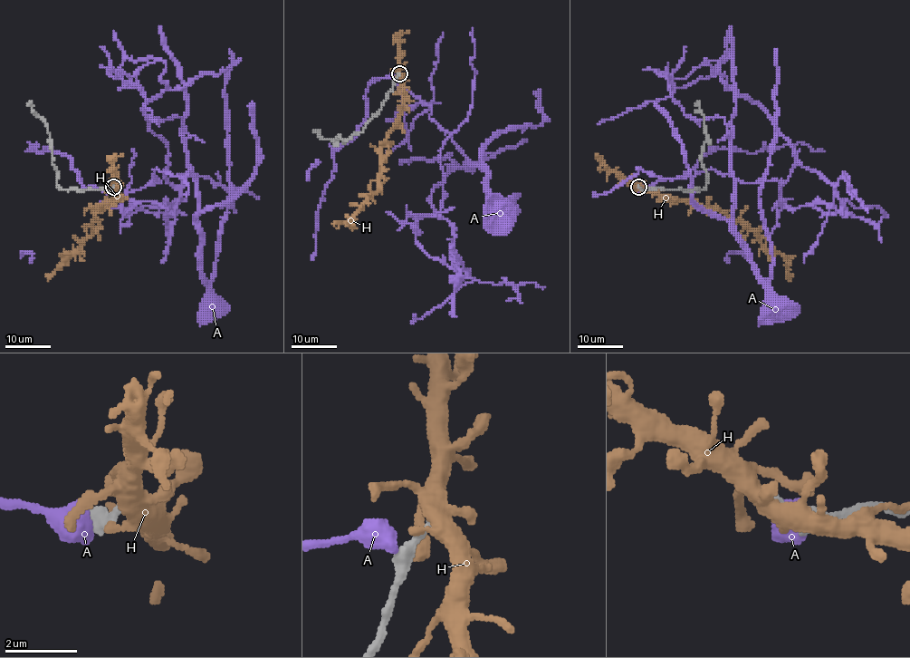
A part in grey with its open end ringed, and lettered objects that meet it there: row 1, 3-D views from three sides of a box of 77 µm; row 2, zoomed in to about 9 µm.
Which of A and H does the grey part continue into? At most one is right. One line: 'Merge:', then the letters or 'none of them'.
Merge: none of them

